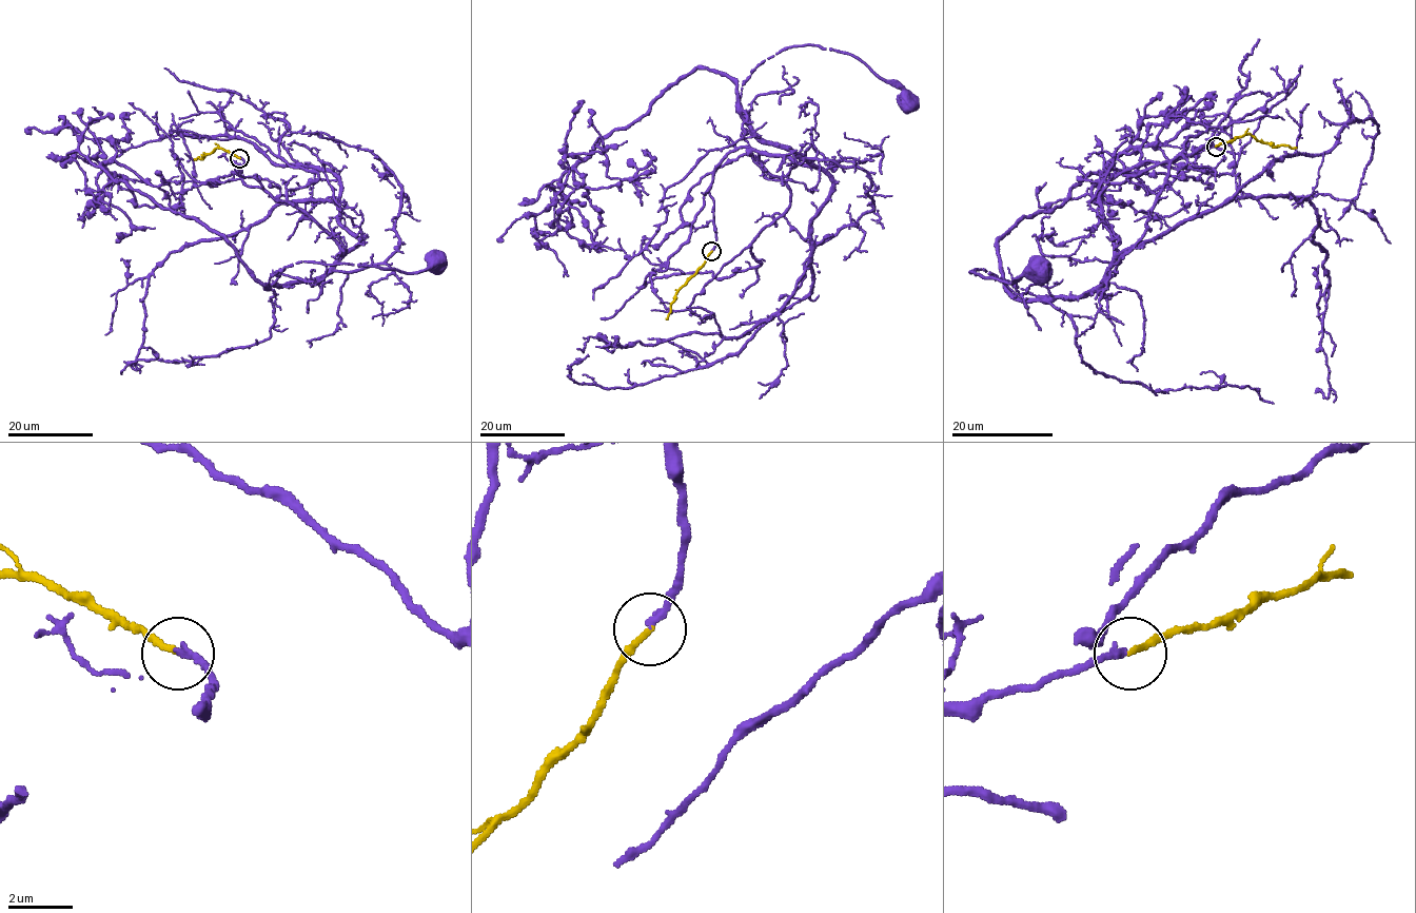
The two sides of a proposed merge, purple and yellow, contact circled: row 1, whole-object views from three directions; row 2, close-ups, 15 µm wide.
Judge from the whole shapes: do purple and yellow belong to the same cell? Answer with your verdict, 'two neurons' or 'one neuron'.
one neuron

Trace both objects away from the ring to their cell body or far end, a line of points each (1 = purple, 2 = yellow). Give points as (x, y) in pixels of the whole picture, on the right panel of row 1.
1: (1215, 146), (1139, 162), (1093, 186), (1114, 265), (1089, 292), (1033, 294), (969, 272), (1011, 282), (1034, 266)
2: (1215, 146), (1252, 134), (1267, 143), (1297, 148)

